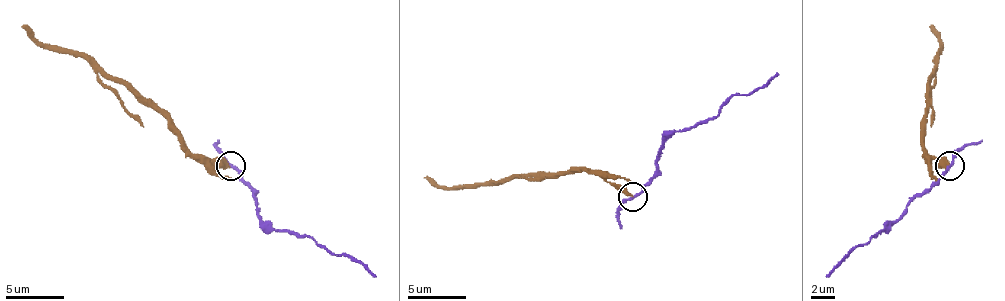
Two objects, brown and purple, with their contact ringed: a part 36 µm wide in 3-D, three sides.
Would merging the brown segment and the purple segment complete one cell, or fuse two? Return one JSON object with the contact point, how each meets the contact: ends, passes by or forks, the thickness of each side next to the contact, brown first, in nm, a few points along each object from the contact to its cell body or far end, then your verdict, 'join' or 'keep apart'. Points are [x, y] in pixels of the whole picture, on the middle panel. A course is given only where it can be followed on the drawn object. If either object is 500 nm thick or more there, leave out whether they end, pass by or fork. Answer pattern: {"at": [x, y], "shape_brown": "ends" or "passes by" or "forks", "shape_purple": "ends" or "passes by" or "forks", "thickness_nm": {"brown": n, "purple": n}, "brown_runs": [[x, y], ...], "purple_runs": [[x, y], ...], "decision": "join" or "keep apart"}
{"at": [633, 196], "shape_brown": "ends", "shape_purple": "passes by", "thickness_nm": {"brown": 280, "purple": 170}, "brown_runs": [[632, 196], [589, 169], [510, 175], [484, 184], [446, 187], [435, 187], [426, 178]], "purple_runs": [[632, 196], [655, 175], [658, 149], [676, 132], [711, 120], [734, 94], [757, 91], [777, 74]], "decision": "keep apart"}

